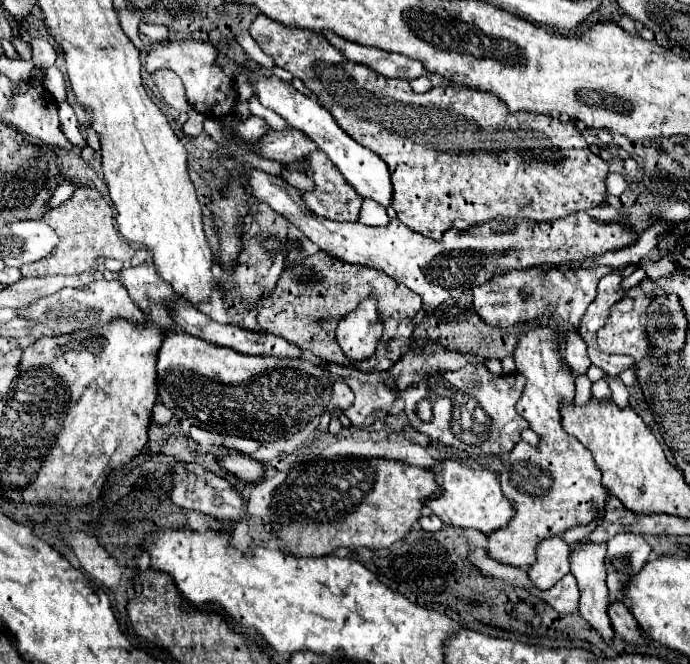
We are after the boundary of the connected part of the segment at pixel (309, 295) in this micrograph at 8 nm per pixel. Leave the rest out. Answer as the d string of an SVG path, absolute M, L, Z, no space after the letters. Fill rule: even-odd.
M324 251L314 253L312 257L306 257L306 267L312 267L322 279L312 285L302 285L294 281L286 271L282 273L274 293L264 301L262 307L258 307L258 323L274 333L284 337L288 343L298 345L300 349L306 349L330 363L338 363L344 367L360 369L360 371L388 371L402 355L402 347L410 345L410 335L414 329L414 315L422 309L420 295L412 293L406 285L400 285L392 281L382 271L376 271L372 267L364 265L352 265L344 263ZM376 295L376 307L380 313L380 321L384 325L382 337L376 345L376 353L372 357L366 357L364 361L352 361L344 355L336 341L336 325L342 317L346 317L364 297ZM316 317L324 317L326 323L316 325Z

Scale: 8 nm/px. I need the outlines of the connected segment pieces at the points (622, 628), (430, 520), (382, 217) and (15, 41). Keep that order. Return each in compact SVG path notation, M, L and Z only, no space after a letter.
M610 601L608 617L614 633L618 633L628 643L642 643L642 629L638 627L636 619L630 615L628 607L622 601Z
M424 513L418 523L420 523L420 527L422 527L424 531L438 531L438 529L444 525L434 513Z
M364 199L360 213L358 213L358 221L362 225L386 225L390 221L390 217L386 215L386 209L380 203L376 203L372 199Z
M13 38L11 40L14 48L19 54L20 58L25 61L29 61L32 58L32 48L30 44L24 43L19 38Z

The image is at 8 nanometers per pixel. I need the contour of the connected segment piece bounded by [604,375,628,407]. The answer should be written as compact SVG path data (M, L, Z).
M604 375L604 379L612 391L612 401L616 401L616 405L620 405L620 407L626 407L628 405L628 389L624 387L624 383L618 377Z

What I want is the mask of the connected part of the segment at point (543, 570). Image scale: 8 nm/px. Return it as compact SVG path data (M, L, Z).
M550 537L540 541L536 547L536 563L528 569L532 583L538 589L550 589L558 579L570 573L570 545L560 537Z

